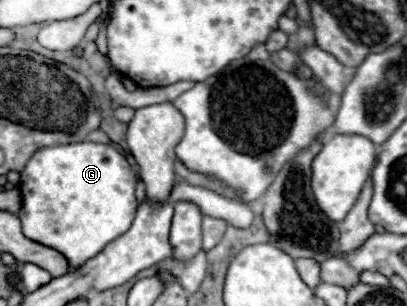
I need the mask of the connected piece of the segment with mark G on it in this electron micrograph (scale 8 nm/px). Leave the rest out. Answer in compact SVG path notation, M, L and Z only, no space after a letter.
M78 142L66 146L50 146L38 150L22 170L22 208L18 212L22 222L22 232L26 238L58 250L68 260L68 270L74 272L82 268L90 258L100 254L106 244L124 234L136 216L136 174L132 172L128 160L118 148L96 144L96 142Z

